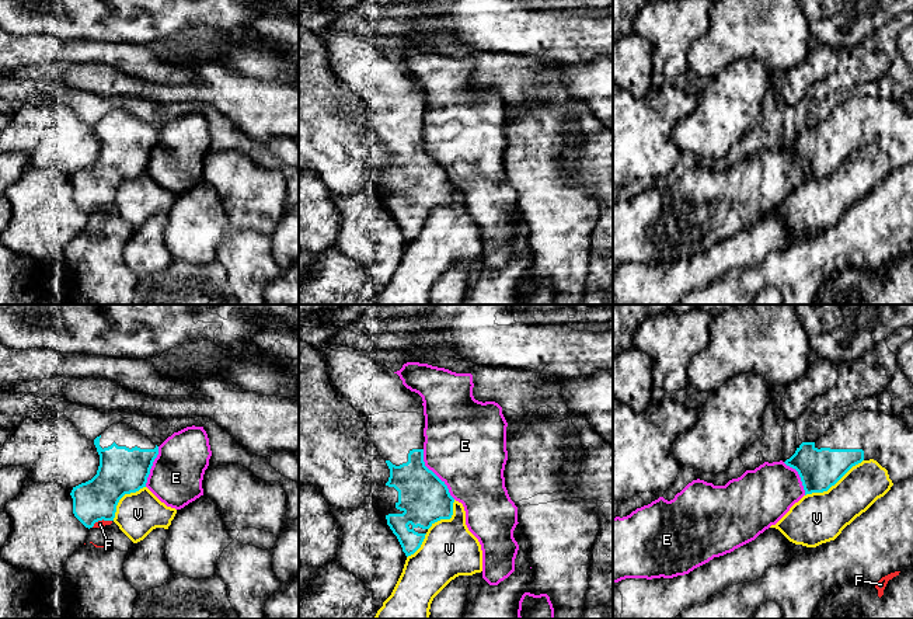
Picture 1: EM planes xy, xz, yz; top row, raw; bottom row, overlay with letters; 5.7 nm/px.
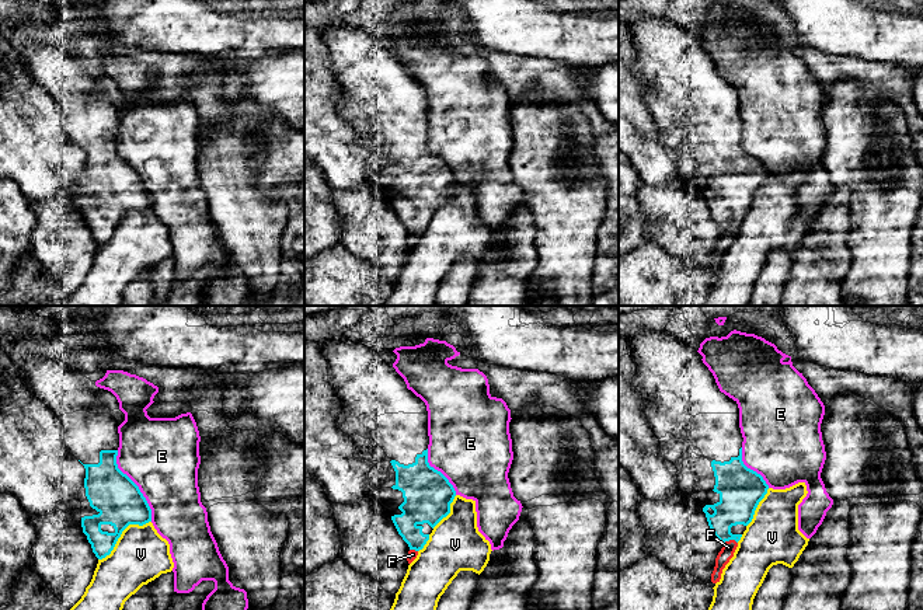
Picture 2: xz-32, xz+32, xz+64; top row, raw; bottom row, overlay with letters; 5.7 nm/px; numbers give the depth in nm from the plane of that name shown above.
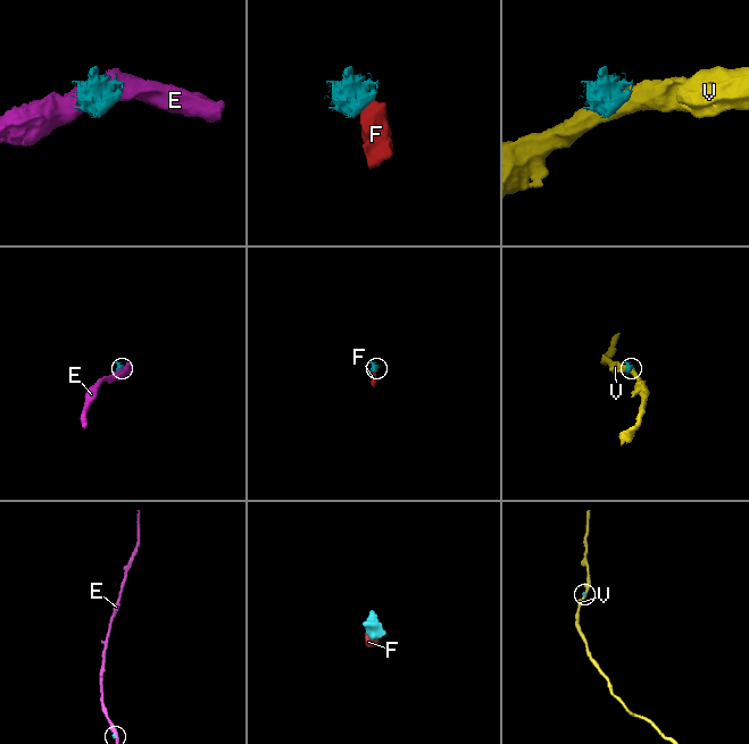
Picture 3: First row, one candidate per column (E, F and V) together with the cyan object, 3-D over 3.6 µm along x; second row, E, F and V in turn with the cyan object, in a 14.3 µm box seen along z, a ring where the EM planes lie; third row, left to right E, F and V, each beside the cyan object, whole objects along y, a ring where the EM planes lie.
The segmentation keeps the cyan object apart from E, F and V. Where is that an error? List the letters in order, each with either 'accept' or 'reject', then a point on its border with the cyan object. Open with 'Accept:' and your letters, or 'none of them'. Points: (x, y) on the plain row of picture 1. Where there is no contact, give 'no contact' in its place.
Accept: none of them
E: reject; contact xz (435, 160)
F: reject; contact xy (101, 205)
V: reject; contact yz (833, 170)

